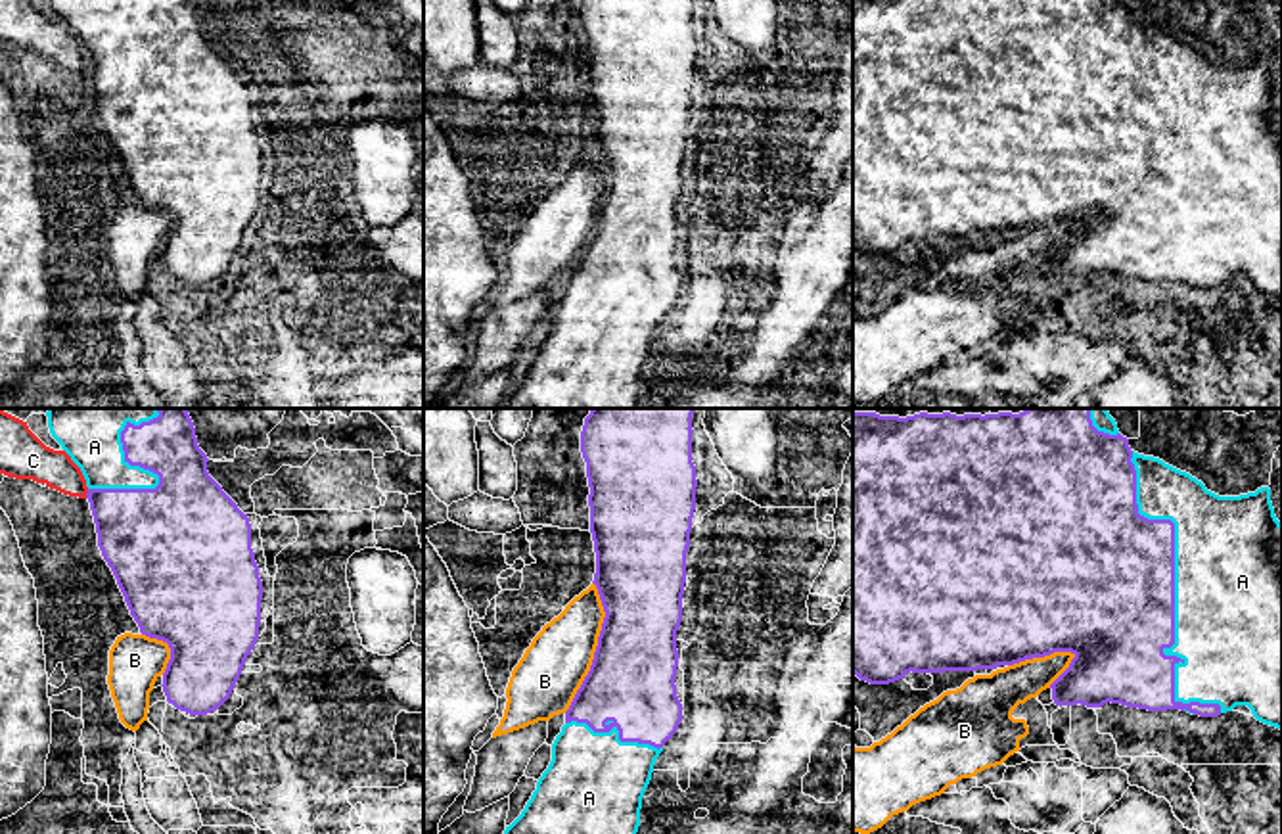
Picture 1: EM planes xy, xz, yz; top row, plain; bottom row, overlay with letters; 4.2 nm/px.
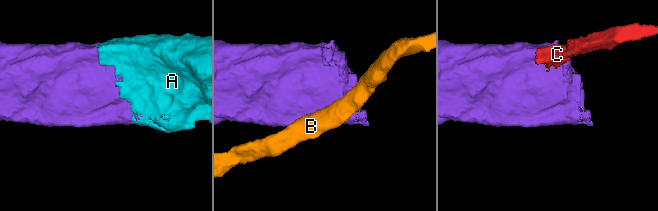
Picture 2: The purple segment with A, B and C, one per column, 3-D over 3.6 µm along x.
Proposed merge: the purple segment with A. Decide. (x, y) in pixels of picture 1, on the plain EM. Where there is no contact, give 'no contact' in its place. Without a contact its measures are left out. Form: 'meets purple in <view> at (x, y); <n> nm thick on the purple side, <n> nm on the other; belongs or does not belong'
meets purple in yz at (1173, 163); 500 nm thick on the purple side, 500 nm on the other; belongs

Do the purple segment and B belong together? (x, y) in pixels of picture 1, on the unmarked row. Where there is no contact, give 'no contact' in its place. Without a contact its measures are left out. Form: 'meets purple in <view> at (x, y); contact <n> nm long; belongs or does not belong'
meets purple in xz at (596, 217); contact 550 nm long; does not belong

